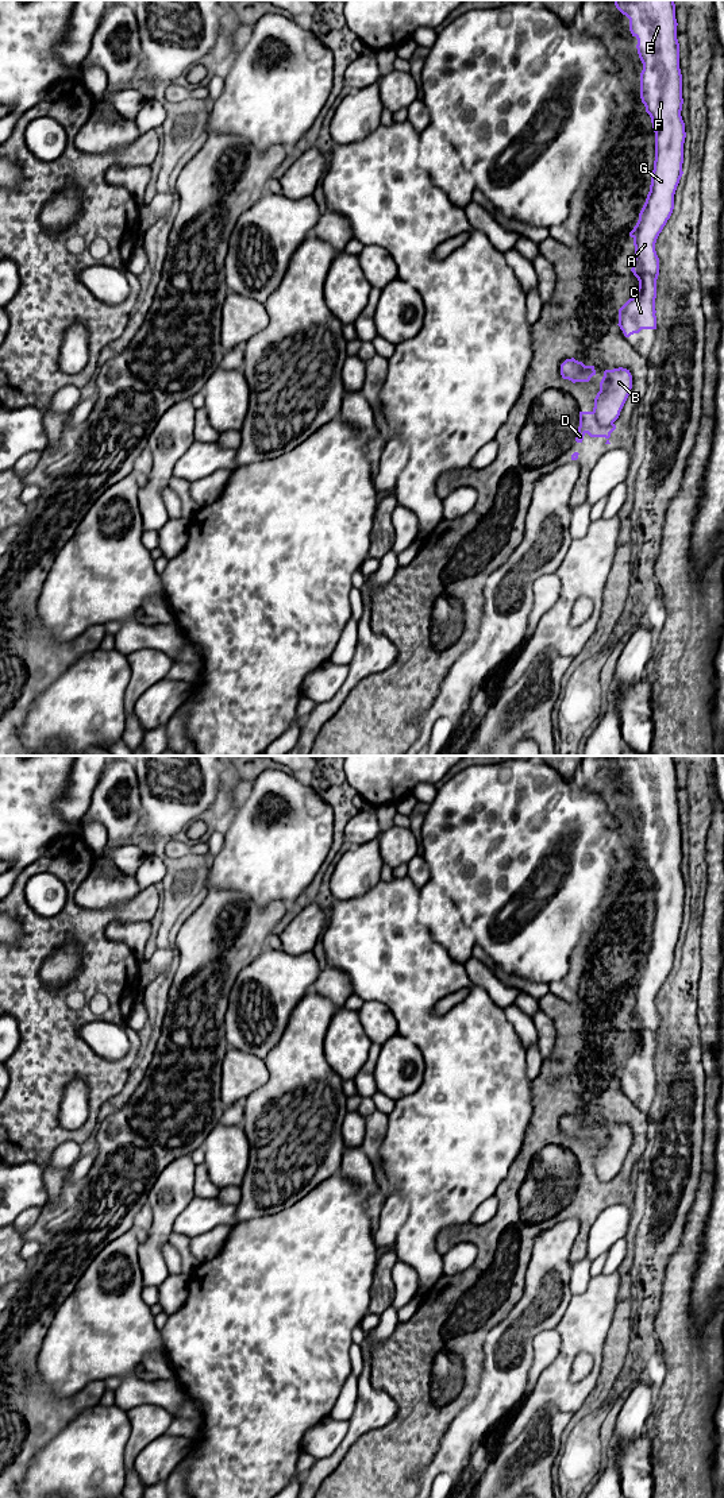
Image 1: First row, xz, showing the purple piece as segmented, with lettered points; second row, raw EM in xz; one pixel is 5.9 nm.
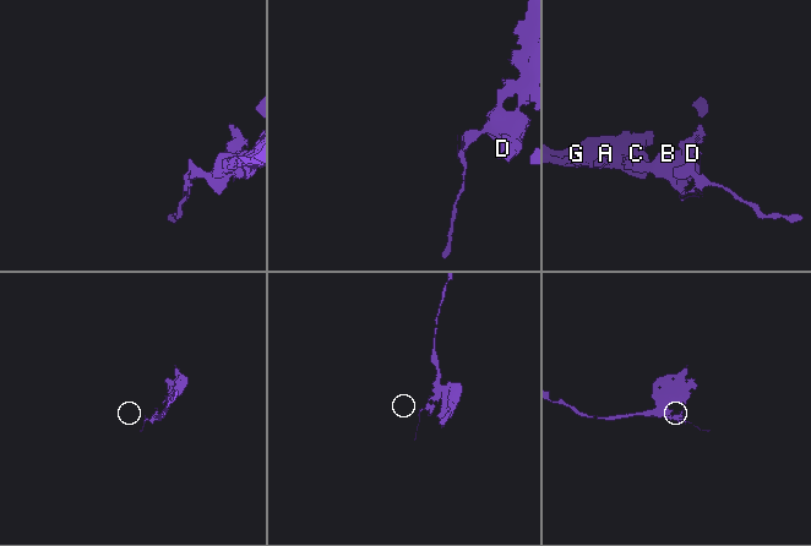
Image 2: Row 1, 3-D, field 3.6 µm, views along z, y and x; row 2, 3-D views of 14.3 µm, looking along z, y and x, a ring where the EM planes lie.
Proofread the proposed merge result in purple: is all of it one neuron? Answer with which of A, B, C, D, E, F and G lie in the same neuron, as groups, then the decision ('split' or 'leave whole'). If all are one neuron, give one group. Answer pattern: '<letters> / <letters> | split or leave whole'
A B C E F G / D | split

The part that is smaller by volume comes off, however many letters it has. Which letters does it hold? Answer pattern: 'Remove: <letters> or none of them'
Remove: D

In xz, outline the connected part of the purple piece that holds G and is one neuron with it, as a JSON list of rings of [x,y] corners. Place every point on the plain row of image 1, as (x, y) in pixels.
[[[615,756],[629,775],[643,819],[640,854],[655,888],[655,916],[650,947],[629,992],[635,1015],[631,1027],[639,1036],[636,1050],[619,1065],[625,1093],[642,1085],[656,1085],[656,1035],[659,1014],[655,999],[674,965],[674,950],[683,930],[686,893],[682,866],[682,830],[674,756]]]

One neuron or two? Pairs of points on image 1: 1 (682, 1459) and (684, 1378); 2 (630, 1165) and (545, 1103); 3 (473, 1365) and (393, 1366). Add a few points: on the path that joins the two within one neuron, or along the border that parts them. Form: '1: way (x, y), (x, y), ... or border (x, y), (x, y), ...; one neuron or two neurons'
1: way (682, 1439), (684, 1398); one neuron
2: way (638, 1132), (624, 1114), (584, 1116), (577, 1110); one neuron
3: way (461, 1389), (459, 1396), (439, 1412), (415, 1390); one neuron

